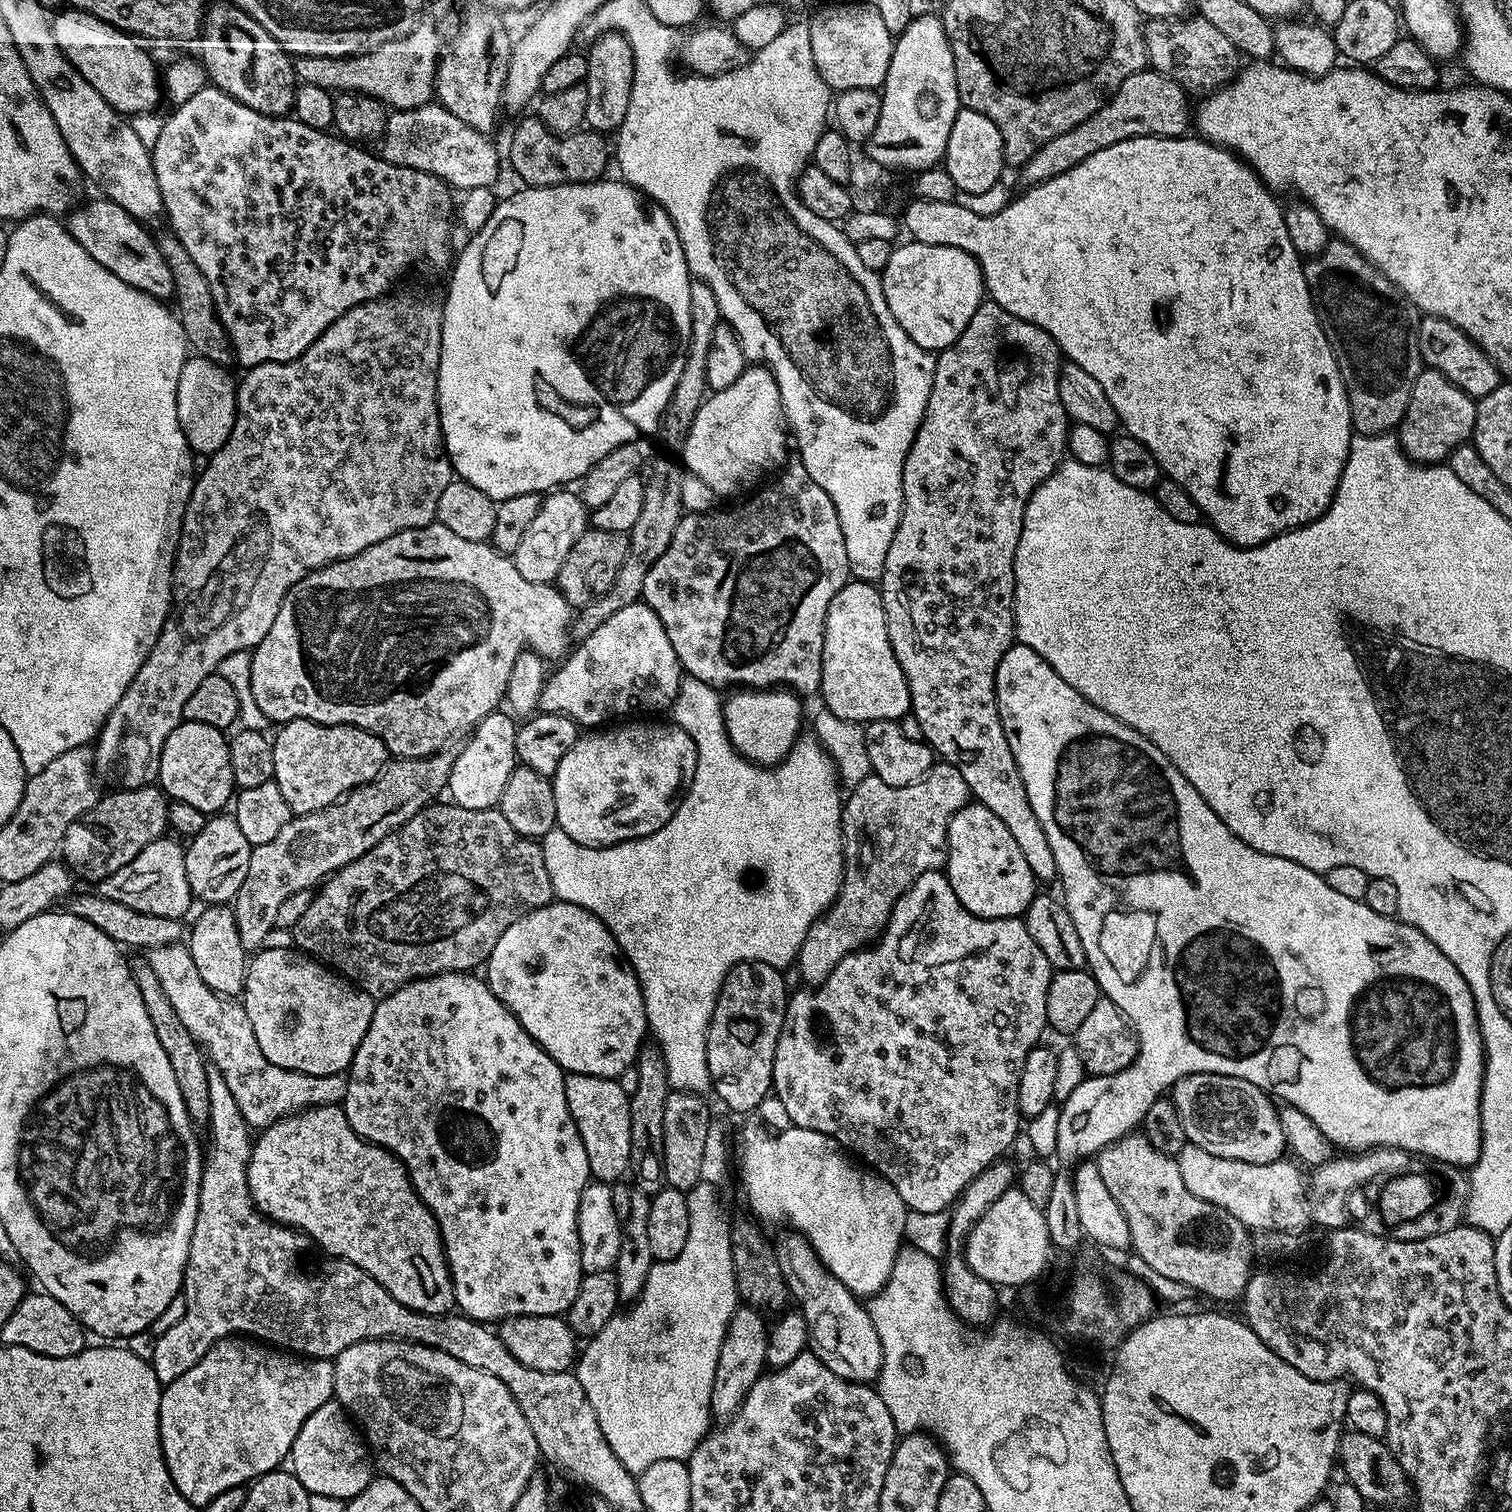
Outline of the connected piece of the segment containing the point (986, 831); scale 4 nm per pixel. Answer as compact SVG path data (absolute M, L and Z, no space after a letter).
M970 802L954 818L948 827L948 863L946 875L958 902L970 910L970 914L987 920L994 918L1023 917L1033 896L1038 892L1036 876L1026 866L1018 842L1006 830L1006 822L986 806Z

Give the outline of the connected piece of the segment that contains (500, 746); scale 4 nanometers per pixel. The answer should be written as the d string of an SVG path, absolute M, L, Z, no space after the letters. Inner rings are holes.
M497 710L482 718L479 724L471 729L467 737L469 740L465 742L464 749L456 752L456 761L450 770L446 792L447 795L452 795L449 796L451 803L466 810L486 810L499 805L502 790L506 790L506 782L510 782L510 774L518 766L517 727L517 721L507 711Z

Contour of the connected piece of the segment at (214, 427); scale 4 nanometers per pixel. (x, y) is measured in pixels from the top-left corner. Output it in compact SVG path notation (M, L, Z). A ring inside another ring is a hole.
M198 355L184 361L178 378L178 422L193 453L216 452L230 438L230 430L234 430L238 384L235 379L232 381L230 373L228 368L203 360Z

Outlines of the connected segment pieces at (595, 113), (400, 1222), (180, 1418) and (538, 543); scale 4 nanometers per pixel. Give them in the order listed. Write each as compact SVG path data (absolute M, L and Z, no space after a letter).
M603 32L591 43L586 48L588 76L583 83L586 90L586 124L593 132L615 133L623 126L632 101L634 54L630 50L630 42L622 32Z
M340 1104L306 1108L292 1116L283 1116L263 1129L252 1146L248 1185L252 1200L261 1214L286 1228L303 1232L315 1247L317 1244L322 1251L329 1252L329 1257L347 1260L366 1270L366 1274L398 1298L402 1306L435 1316L453 1311L452 1275L448 1273L440 1227L432 1211L412 1189L412 1180L402 1161L393 1152L360 1137L350 1126Z
M229 1338L213 1344L212 1349L199 1362L190 1366L190 1370L186 1370L186 1374L182 1374L182 1378L174 1378L174 1382L163 1385L160 1394L160 1445L164 1451L164 1461L170 1470L170 1478L174 1482L174 1486L178 1486L182 1498L186 1498L197 1506L203 1506L214 1498L218 1498L218 1494L222 1494L222 1490L247 1485L249 1482L257 1480L259 1476L277 1471L283 1465L280 1463L283 1460L285 1463L289 1459L294 1440L298 1436L299 1430L302 1429L303 1423L306 1422L310 1414L313 1414L314 1410L333 1399L334 1370L332 1365L332 1360L305 1358L303 1355L281 1350L275 1346L257 1342L252 1338Z
M553 490L541 499L534 522L530 522L526 534L522 534L522 542L518 542L514 553L516 569L526 582L552 584L562 570L562 562L566 562L566 554L570 554L574 542L578 542L580 535L589 527L589 509L585 508L575 491L568 491L572 490Z

